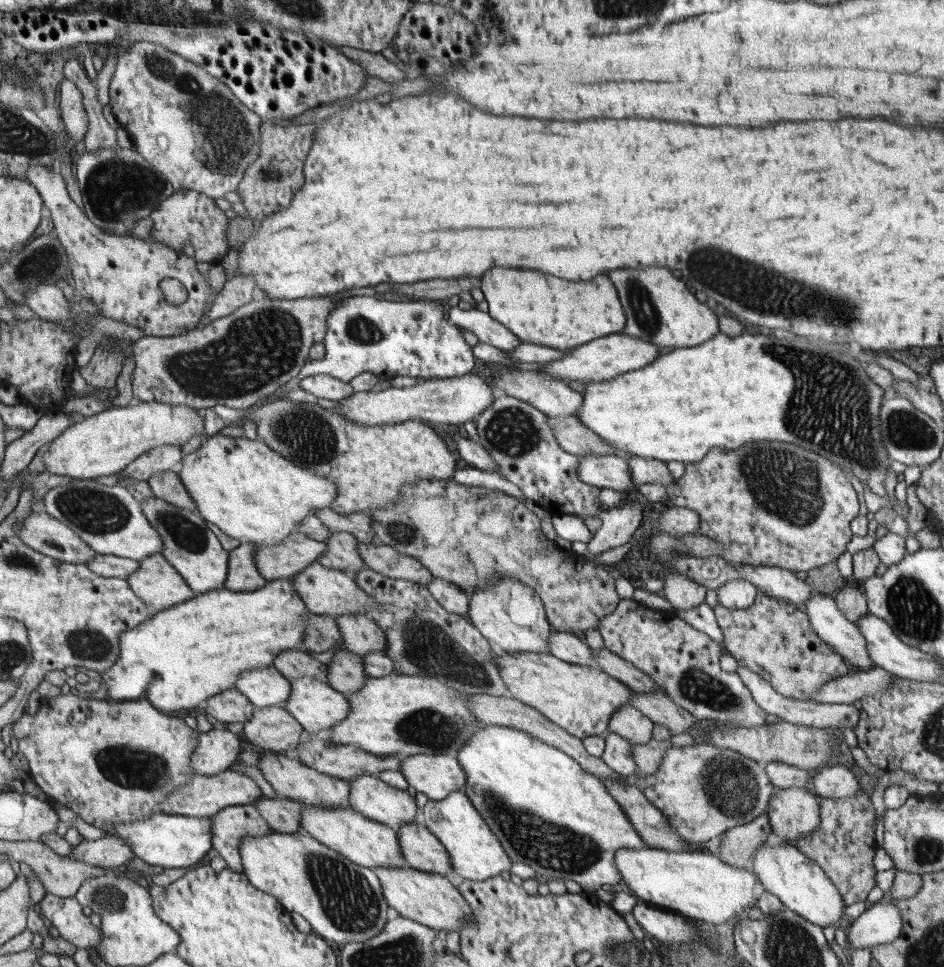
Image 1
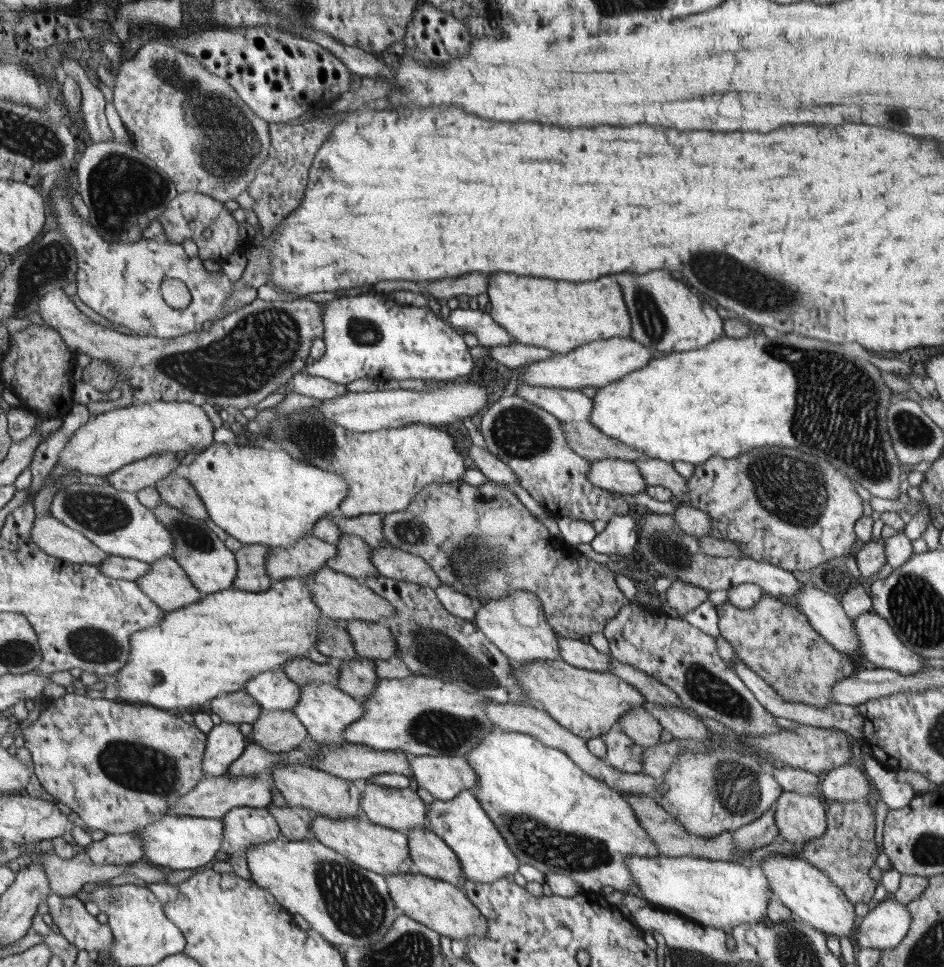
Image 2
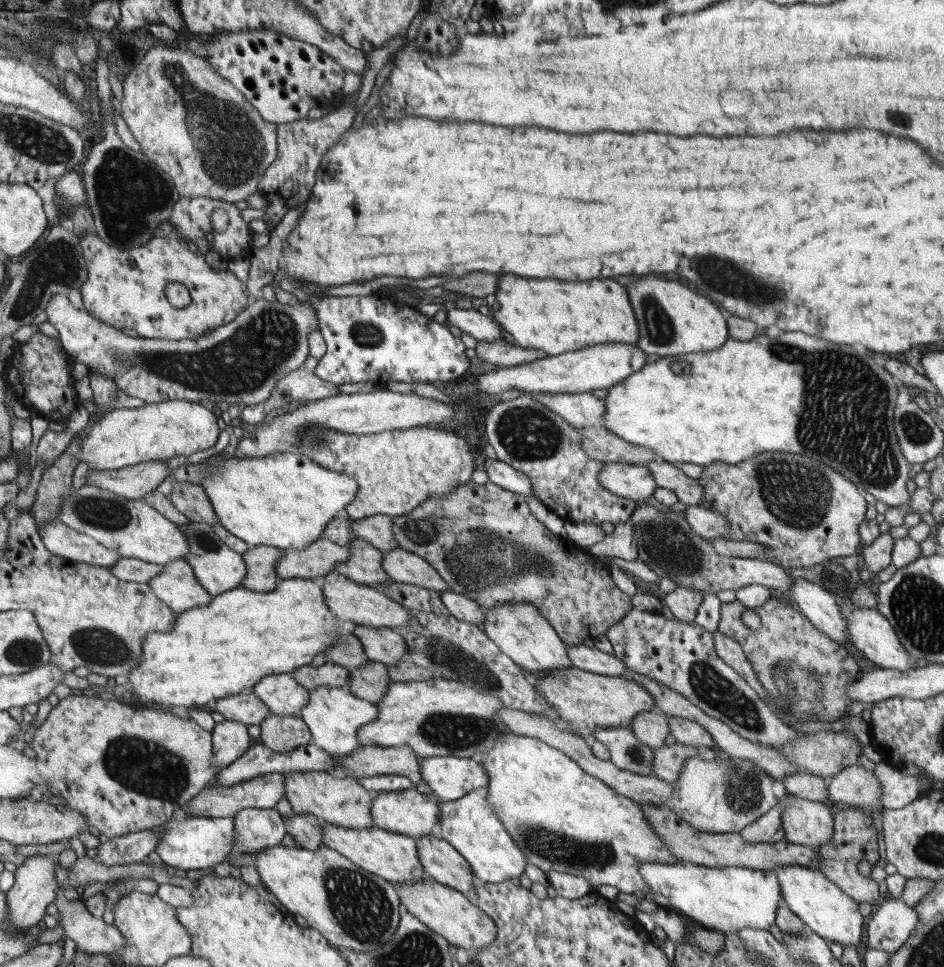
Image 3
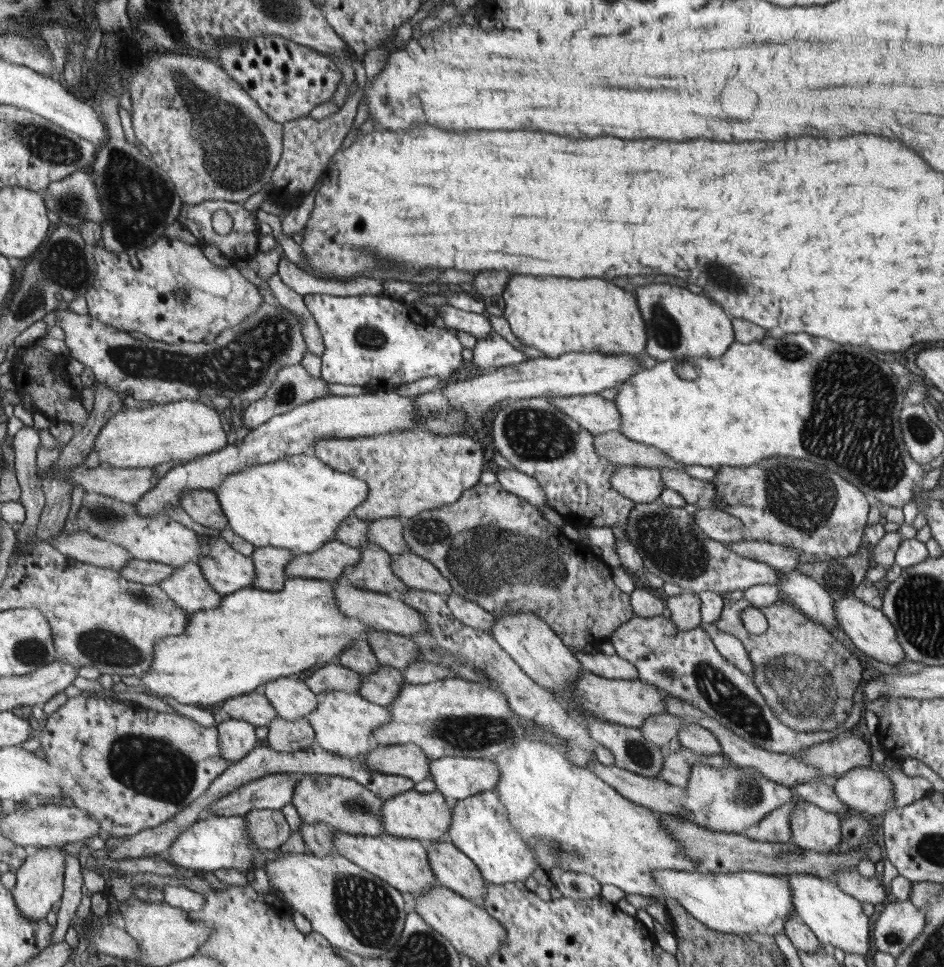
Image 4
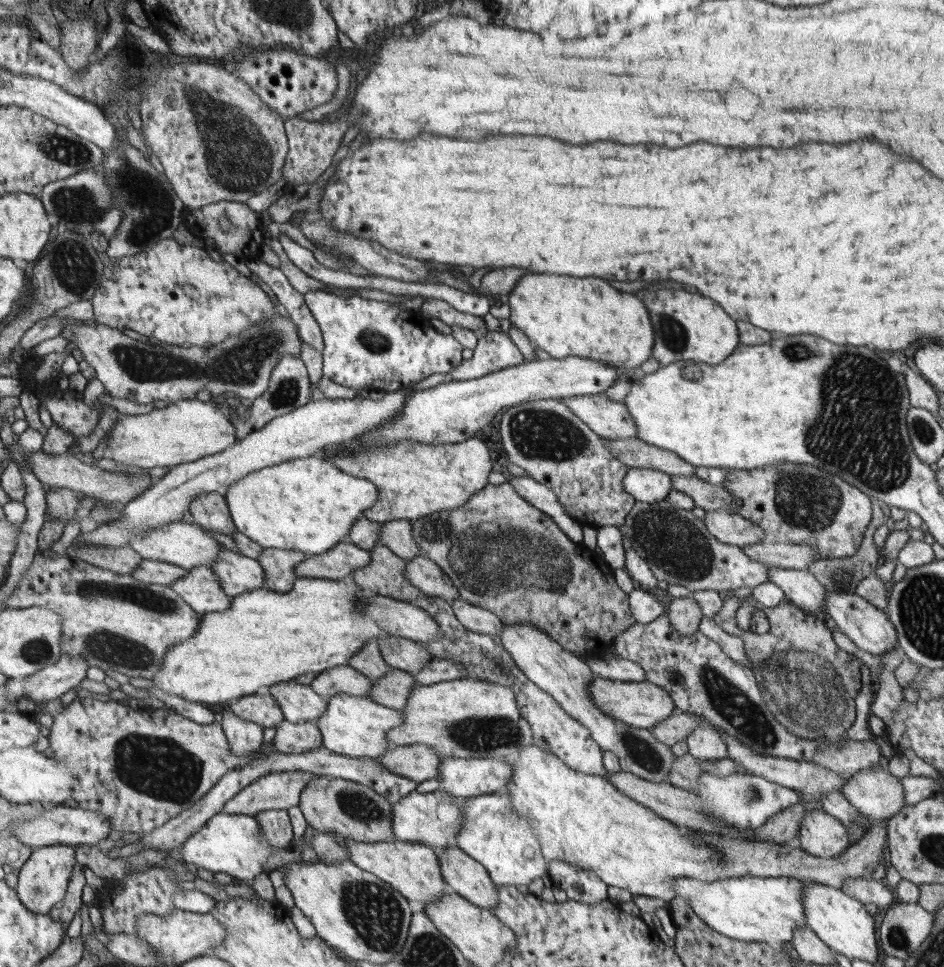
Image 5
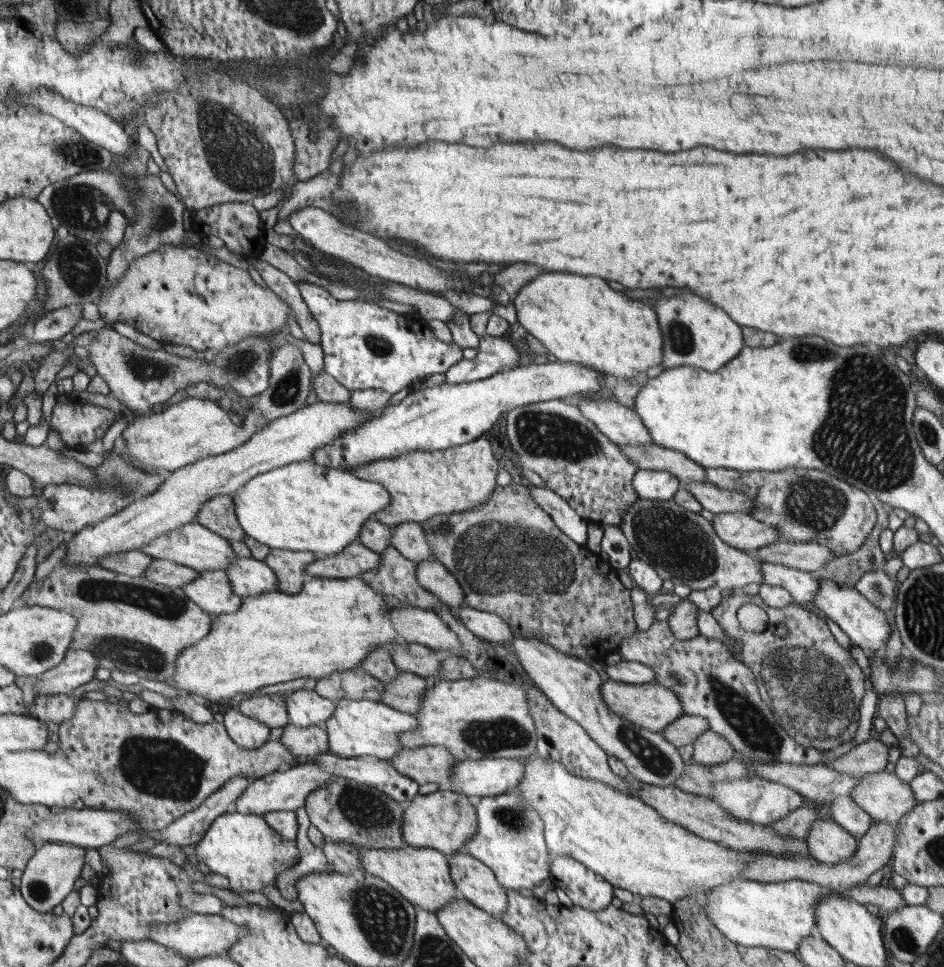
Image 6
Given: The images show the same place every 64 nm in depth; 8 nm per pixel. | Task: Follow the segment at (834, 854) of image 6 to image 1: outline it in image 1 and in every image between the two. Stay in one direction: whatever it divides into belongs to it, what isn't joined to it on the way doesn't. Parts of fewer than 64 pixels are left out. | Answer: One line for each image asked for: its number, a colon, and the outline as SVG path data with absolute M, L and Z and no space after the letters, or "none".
1: M775 788L767 804L773 834L793 844L797 838L813 834L819 828L819 798L803 788Z
2: M783 792L773 804L779 836L795 846L821 838L827 830L827 808L821 798Z
3: M787 794L781 800L785 840L807 848L817 848L831 842L835 832L831 806Z
4: M801 798L795 800L795 810L791 812L791 842L799 848L807 848L821 854L831 854L837 844L841 844L841 820L837 814L825 812L815 804L803 802Z
5: M807 808L795 846L799 846L811 856L835 858L847 848L851 848L851 840L847 828L837 818Z

